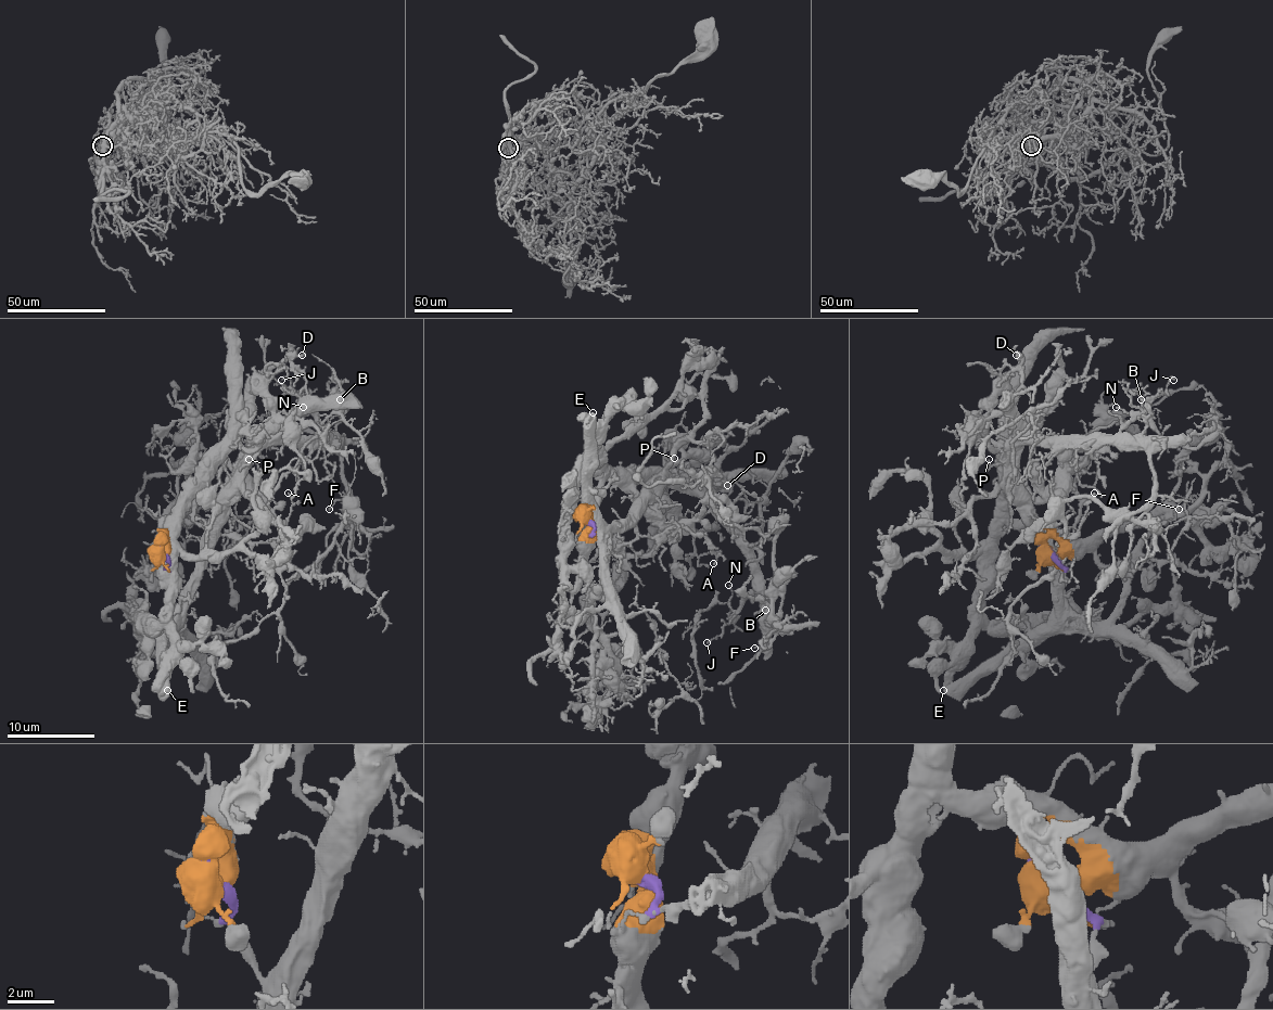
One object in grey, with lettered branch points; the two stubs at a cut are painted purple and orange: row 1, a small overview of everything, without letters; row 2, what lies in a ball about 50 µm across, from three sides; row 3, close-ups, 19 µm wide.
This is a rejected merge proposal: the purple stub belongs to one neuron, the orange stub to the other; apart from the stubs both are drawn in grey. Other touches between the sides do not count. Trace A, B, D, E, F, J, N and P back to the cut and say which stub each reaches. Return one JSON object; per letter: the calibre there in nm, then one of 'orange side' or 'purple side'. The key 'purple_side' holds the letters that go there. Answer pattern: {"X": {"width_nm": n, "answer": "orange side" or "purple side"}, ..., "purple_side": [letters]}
{"A": {"width_nm": 110, "answer": "purple side"}, "B": {"width_nm": 130, "answer": "purple side"}, "D": {"width_nm": 200, "answer": "purple side"}, "E": {"width_nm": 550, "answer": "purple side"}, "F": {"width_nm": 110, "answer": "purple side"}, "J": {"width_nm": 140, "answer": "purple side"}, "N": {"width_nm": 120, "answer": "purple side"}, "P": {"width_nm": 150, "answer": "purple side"}, "purple_side": ["A", "B", "D", "E", "F", "J", "N", "P"]}

